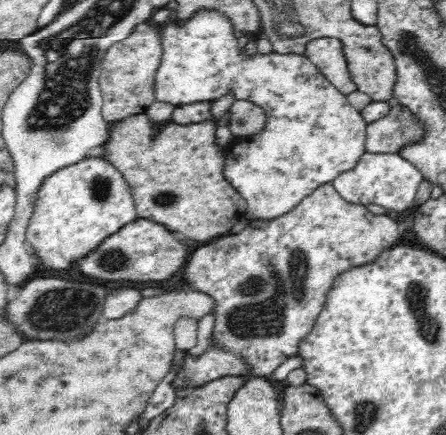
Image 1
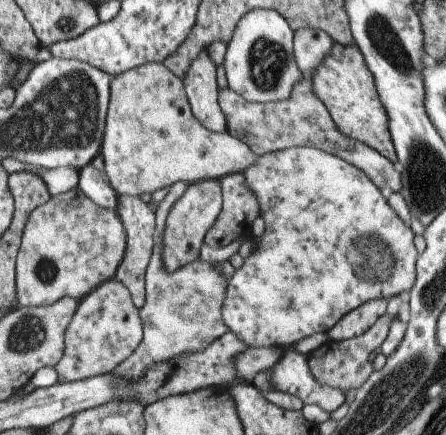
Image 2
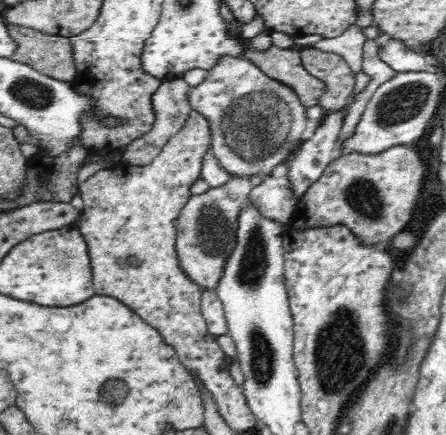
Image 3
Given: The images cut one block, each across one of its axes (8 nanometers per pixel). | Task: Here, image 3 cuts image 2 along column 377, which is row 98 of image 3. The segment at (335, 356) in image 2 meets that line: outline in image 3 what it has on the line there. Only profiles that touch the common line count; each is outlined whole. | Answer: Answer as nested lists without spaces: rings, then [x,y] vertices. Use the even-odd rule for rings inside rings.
[[[314,46],[300,48],[302,66],[318,78],[324,84],[324,92],[318,98],[318,104],[328,110],[340,110],[348,106],[348,102],[354,96],[354,72],[350,70],[350,64],[340,54],[326,54],[322,50],[316,50]]]

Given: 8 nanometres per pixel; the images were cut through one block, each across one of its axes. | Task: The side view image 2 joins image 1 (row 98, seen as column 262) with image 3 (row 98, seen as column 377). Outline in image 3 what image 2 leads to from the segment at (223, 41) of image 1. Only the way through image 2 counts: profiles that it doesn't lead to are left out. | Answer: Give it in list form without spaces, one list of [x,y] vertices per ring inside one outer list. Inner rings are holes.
[[[222,58],[218,66],[210,68],[208,72],[210,74],[206,76],[206,80],[200,86],[194,86],[192,92],[188,92],[188,102],[190,108],[202,114],[210,124],[210,148],[218,158],[218,164],[224,172],[228,172],[228,176],[238,178],[246,178],[246,174],[258,174],[260,170],[272,174],[276,166],[282,166],[282,162],[286,162],[286,144],[292,144],[292,138],[306,138],[306,106],[290,86],[272,80],[248,58]]]

